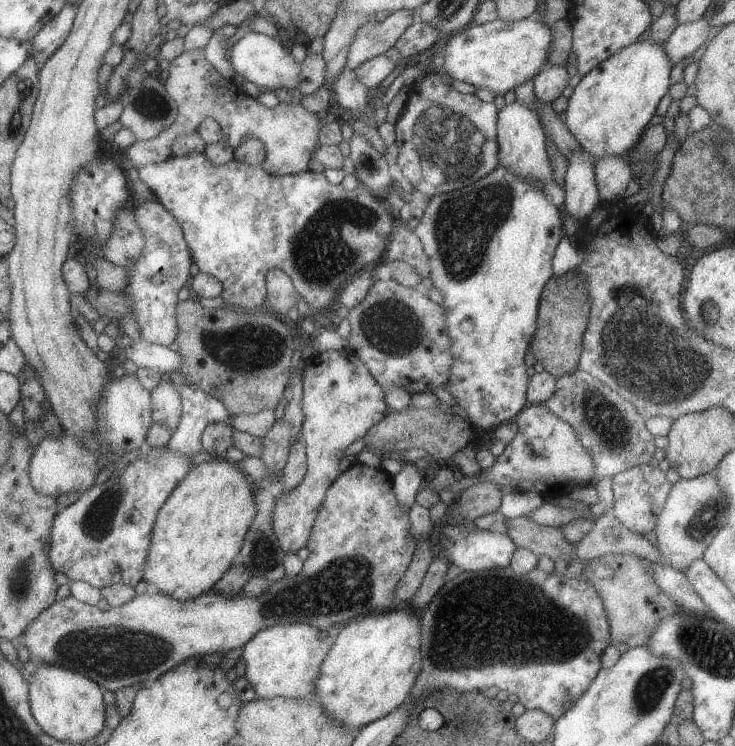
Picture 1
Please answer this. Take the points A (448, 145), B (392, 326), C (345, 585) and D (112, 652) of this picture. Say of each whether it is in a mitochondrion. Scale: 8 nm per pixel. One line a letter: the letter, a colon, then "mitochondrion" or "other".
A: mitochondrion
B: mitochondrion
C: mitochondrion
D: mitochondrion

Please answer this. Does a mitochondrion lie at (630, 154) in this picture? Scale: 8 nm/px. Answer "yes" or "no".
no

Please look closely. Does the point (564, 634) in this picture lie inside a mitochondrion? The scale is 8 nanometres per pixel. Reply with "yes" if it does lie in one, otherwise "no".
yes

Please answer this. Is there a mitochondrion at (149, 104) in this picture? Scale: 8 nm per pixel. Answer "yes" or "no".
yes

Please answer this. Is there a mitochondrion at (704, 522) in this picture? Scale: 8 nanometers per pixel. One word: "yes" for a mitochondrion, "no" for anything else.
yes

